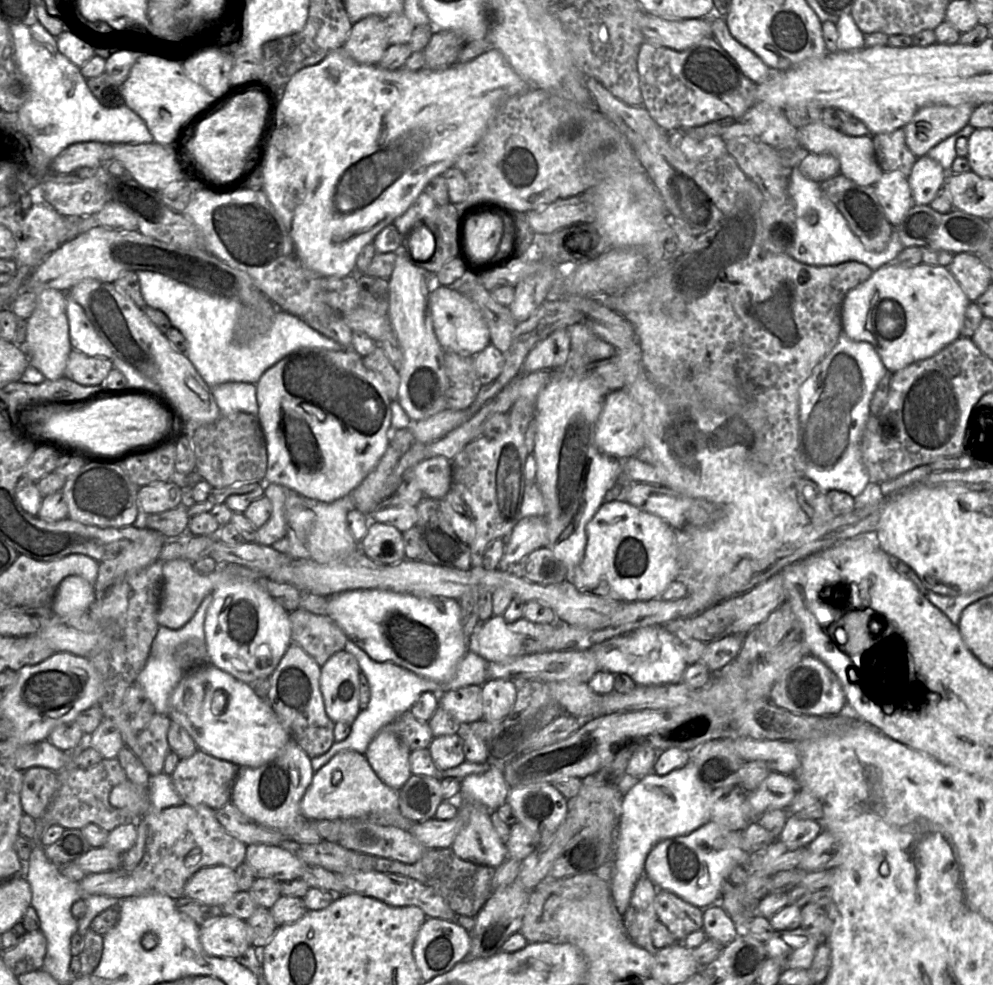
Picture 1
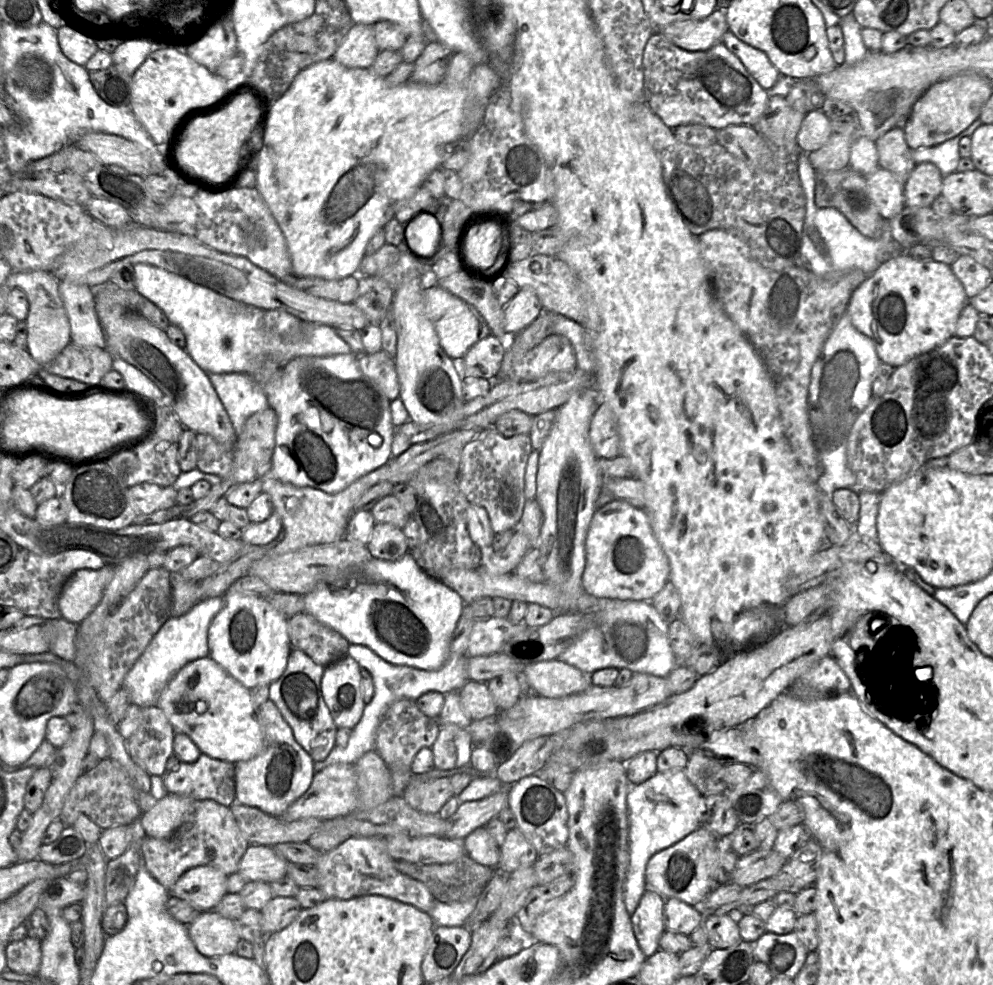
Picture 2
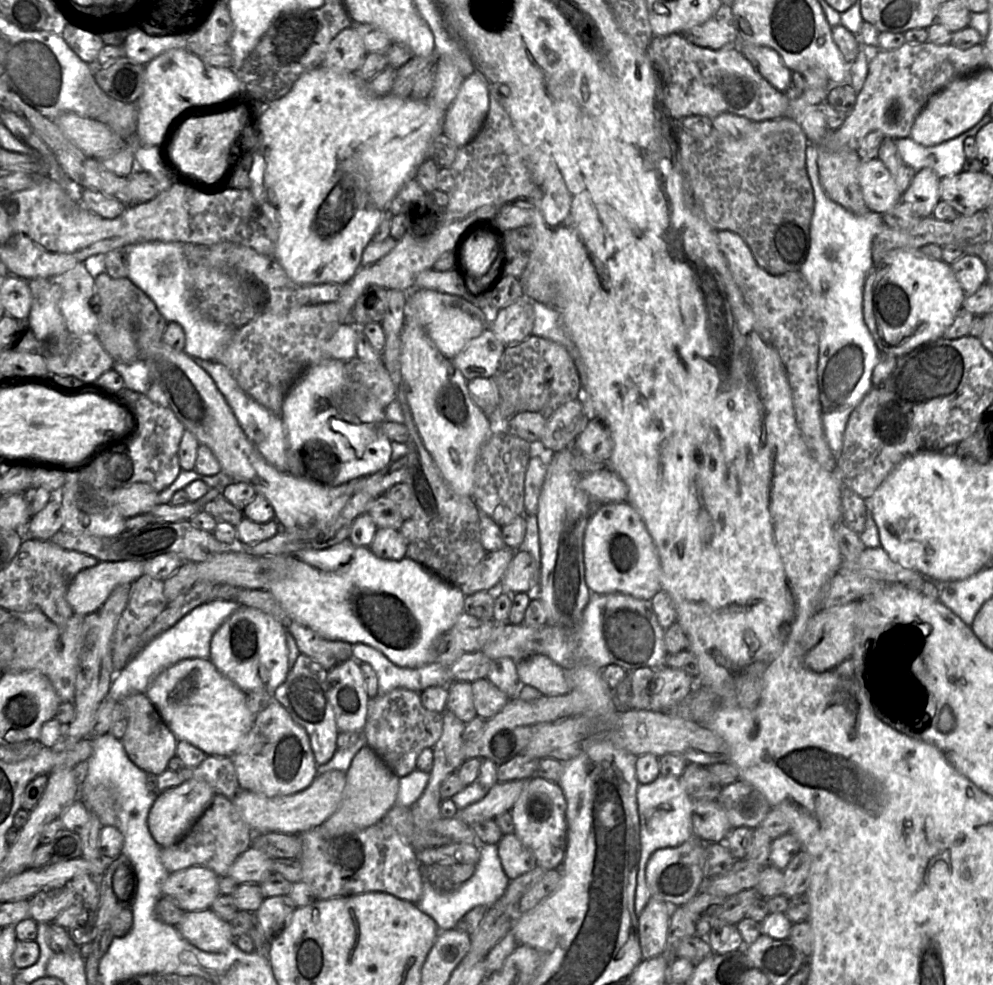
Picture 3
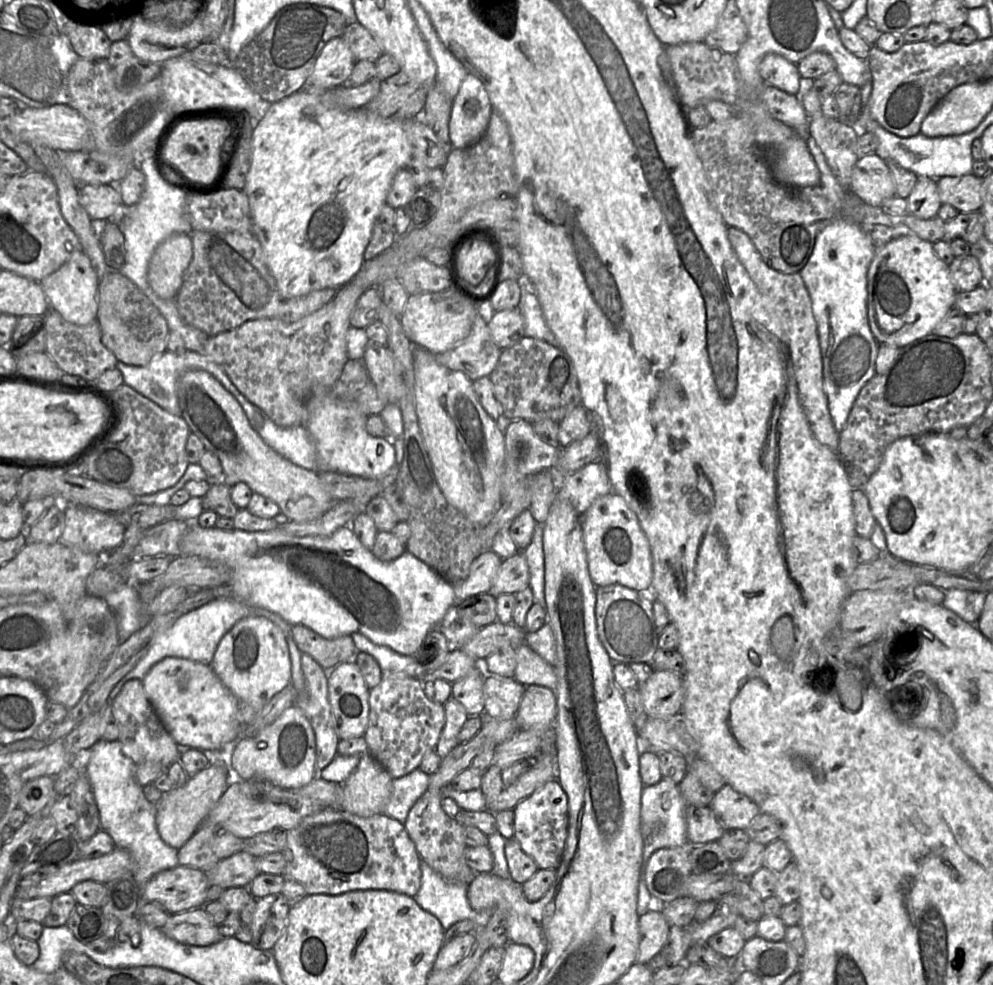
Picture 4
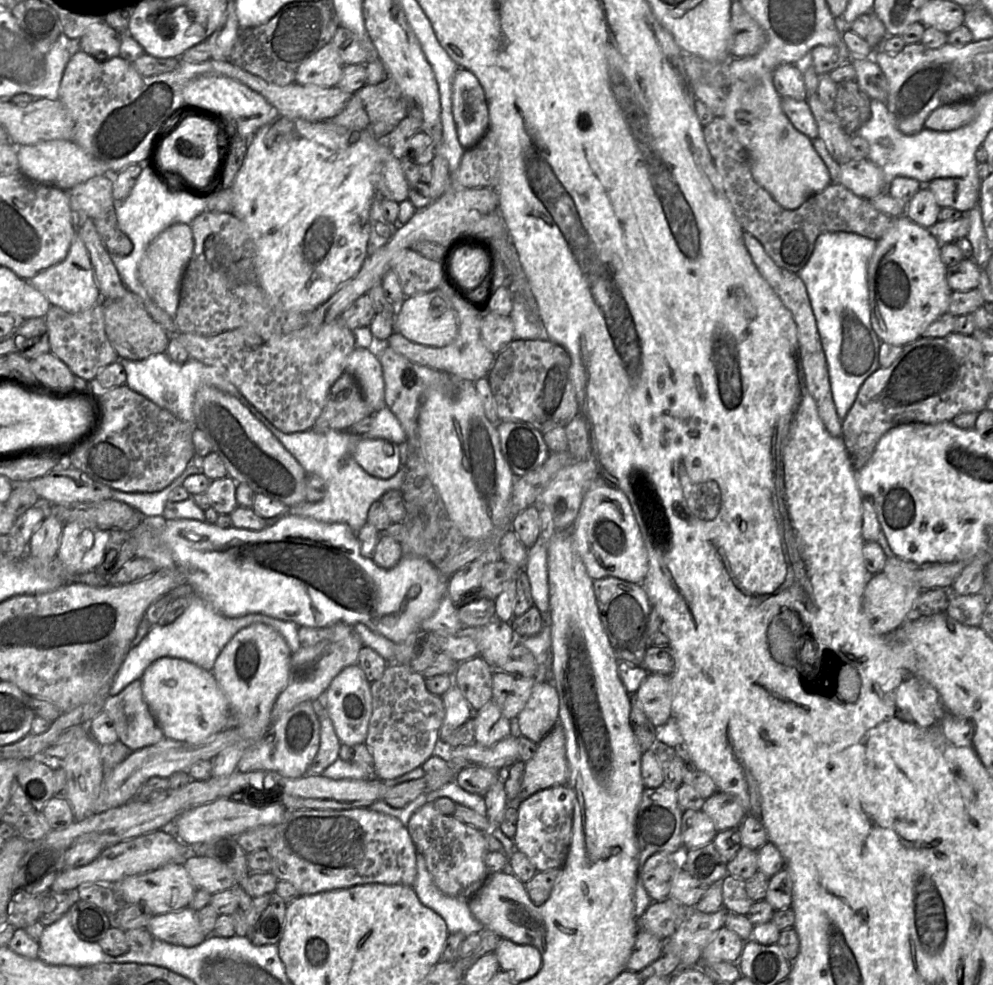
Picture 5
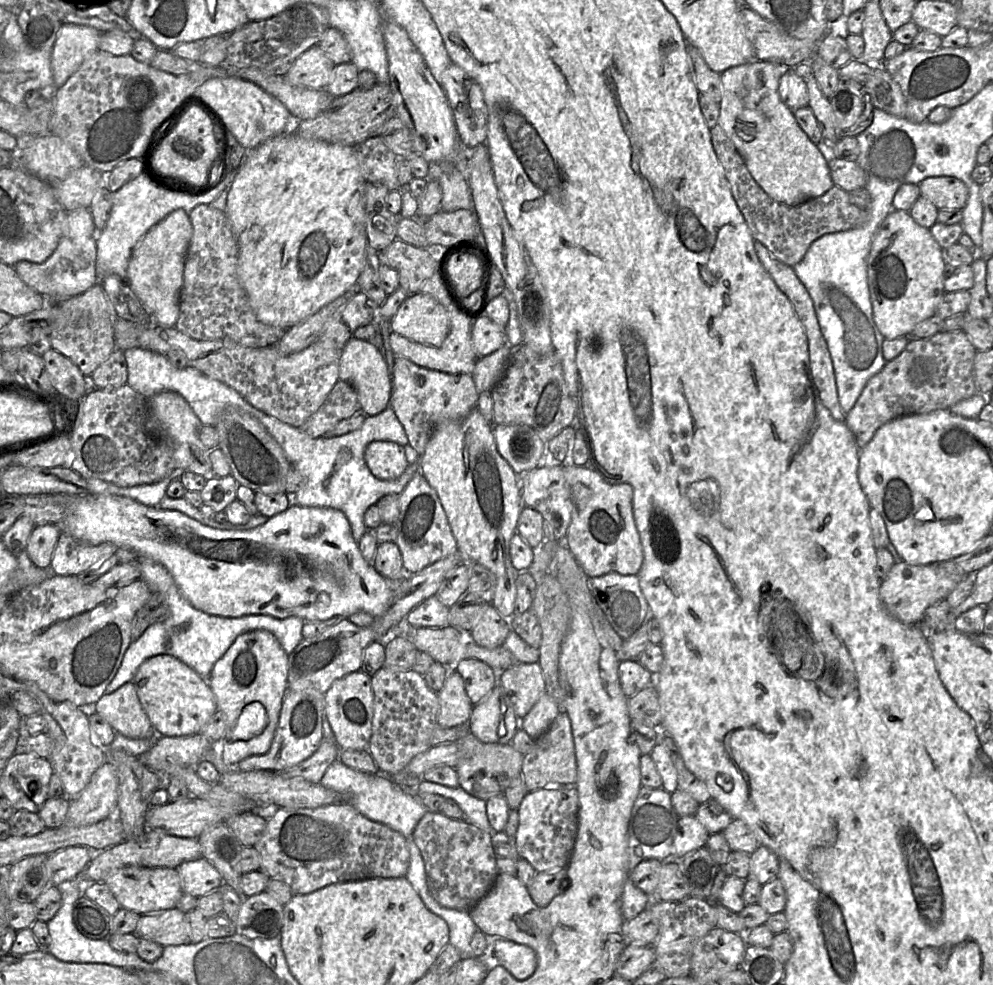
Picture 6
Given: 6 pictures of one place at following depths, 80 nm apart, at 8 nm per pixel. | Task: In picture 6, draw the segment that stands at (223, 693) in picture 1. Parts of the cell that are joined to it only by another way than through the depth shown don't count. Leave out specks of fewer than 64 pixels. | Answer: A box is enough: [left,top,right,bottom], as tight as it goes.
[132,655,217,736]

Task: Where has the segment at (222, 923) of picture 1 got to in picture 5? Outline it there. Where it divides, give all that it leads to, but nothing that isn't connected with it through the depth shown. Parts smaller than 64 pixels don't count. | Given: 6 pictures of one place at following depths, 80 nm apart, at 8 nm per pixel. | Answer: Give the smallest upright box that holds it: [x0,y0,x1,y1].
[146,907,207,947]

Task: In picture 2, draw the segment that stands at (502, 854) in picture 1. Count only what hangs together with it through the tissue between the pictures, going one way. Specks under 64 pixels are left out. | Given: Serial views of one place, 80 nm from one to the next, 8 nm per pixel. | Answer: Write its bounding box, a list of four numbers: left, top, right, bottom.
[463,827,500,868]

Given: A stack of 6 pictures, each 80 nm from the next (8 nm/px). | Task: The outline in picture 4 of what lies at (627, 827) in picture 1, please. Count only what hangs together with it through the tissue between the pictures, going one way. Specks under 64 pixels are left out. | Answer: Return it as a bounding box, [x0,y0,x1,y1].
[637,778,690,915]

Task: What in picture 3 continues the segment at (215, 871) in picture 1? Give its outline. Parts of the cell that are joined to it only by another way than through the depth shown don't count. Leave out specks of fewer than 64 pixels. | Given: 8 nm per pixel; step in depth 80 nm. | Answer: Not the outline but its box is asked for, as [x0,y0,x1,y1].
[162,866,220,912]

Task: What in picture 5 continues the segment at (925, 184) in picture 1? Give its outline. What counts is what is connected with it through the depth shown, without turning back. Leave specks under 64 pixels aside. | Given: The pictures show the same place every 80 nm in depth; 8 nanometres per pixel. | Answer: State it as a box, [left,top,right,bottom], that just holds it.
[905,185,941,228]

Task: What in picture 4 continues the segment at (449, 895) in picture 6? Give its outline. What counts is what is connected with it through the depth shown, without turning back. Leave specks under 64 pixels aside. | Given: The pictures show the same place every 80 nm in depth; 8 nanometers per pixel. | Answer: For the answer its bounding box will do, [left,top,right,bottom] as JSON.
[404,787,476,885]

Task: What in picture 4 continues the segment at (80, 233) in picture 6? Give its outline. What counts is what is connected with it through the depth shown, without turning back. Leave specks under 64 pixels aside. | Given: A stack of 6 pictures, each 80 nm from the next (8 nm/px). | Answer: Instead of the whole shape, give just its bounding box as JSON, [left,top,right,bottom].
[39,250,100,326]

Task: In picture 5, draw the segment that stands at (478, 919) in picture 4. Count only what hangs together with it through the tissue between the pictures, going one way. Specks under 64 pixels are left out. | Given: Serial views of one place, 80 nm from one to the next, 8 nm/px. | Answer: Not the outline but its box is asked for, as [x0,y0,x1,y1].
[412,852,485,937]

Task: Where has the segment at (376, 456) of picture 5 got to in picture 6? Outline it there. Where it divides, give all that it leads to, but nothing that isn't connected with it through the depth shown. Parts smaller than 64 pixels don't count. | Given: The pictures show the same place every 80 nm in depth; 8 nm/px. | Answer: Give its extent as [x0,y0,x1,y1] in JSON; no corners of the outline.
[364,441,409,480]

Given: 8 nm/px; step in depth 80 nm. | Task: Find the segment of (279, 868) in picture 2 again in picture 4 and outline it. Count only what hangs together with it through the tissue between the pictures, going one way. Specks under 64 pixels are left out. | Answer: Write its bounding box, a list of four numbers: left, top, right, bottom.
[206,850,260,890]

